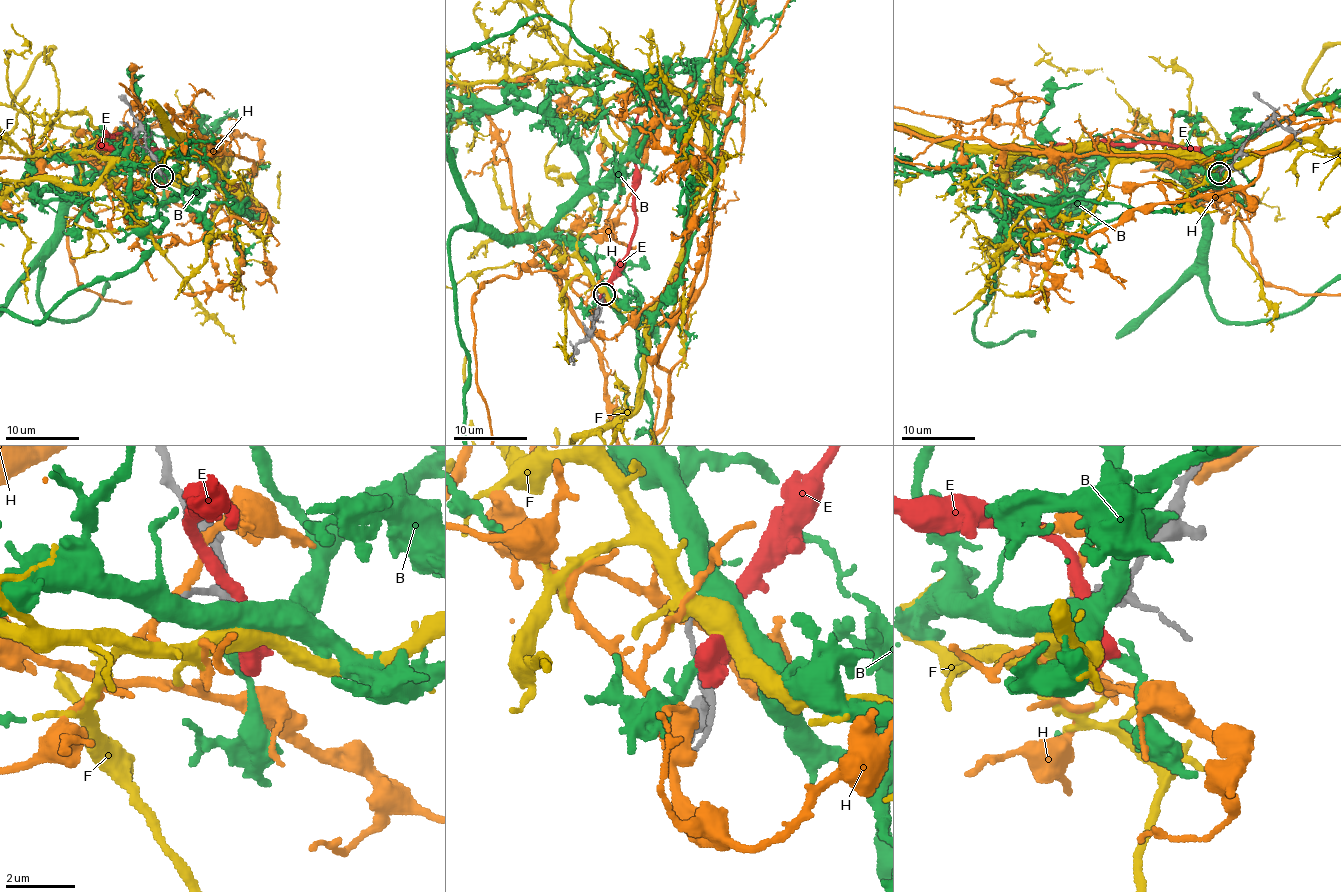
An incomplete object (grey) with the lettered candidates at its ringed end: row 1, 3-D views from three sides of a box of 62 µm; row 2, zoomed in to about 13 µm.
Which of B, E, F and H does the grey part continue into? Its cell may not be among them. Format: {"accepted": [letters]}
{"accepted": ["F"]}

